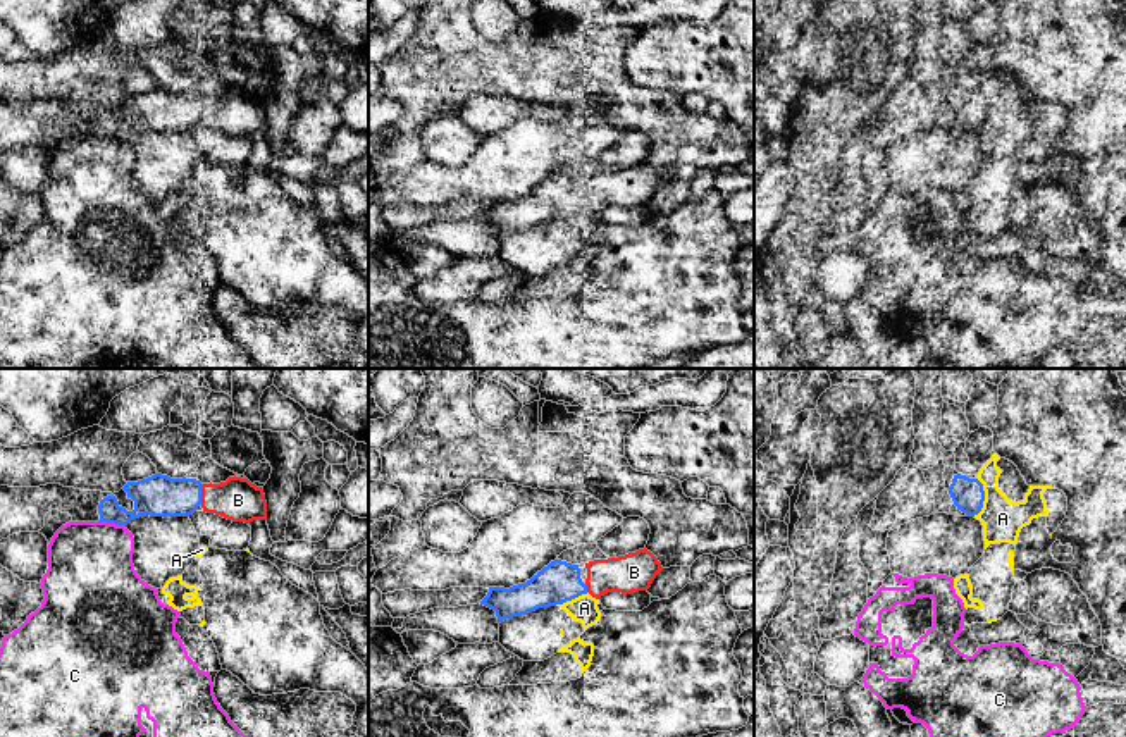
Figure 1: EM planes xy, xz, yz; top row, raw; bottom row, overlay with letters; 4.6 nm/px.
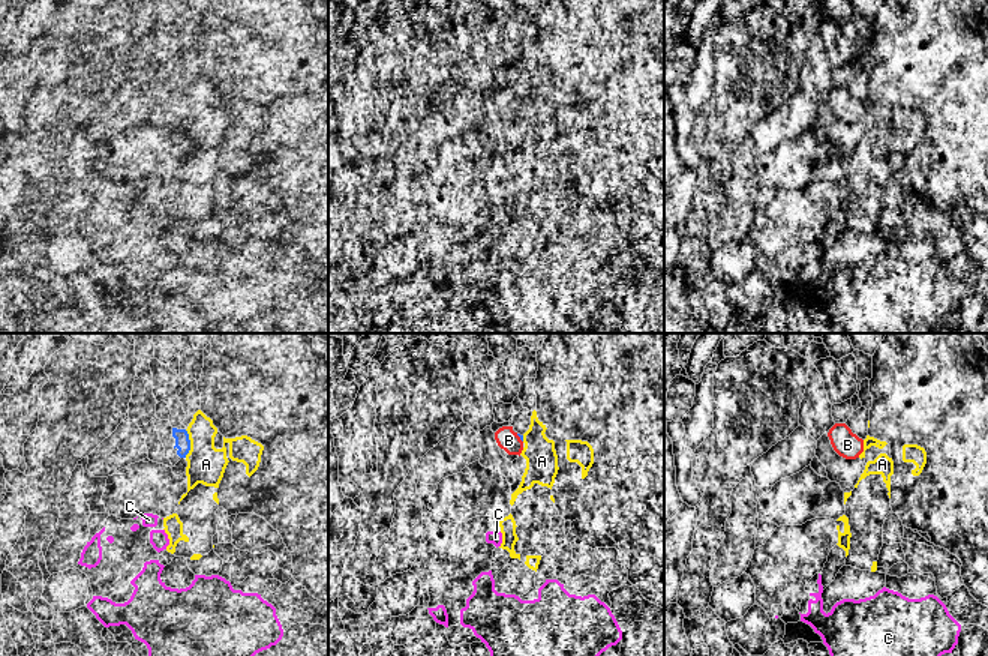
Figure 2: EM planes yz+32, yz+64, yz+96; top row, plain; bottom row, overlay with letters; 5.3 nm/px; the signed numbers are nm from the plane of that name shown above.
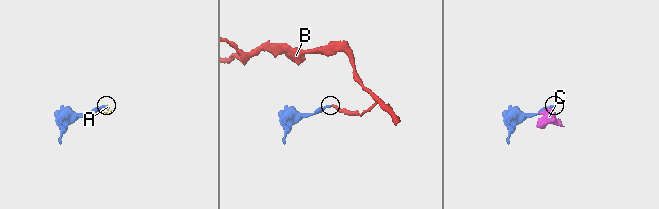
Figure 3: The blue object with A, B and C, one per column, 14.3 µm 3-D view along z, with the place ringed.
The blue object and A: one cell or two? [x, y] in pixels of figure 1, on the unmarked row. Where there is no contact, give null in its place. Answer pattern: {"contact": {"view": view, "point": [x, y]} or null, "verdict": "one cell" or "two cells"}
{"contact": {"view": "yz", "point": [983, 112]}, "verdict": "two cells"}

